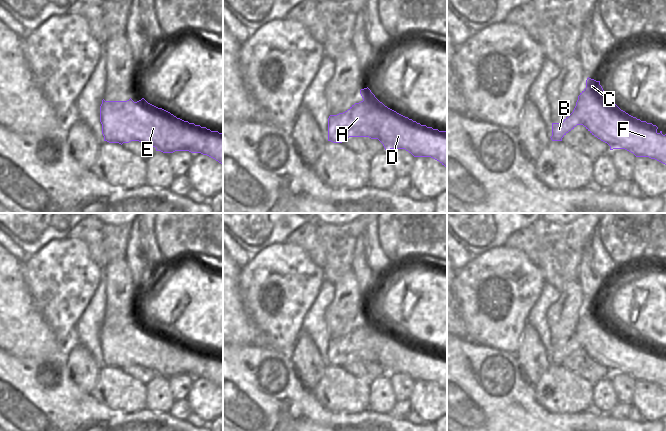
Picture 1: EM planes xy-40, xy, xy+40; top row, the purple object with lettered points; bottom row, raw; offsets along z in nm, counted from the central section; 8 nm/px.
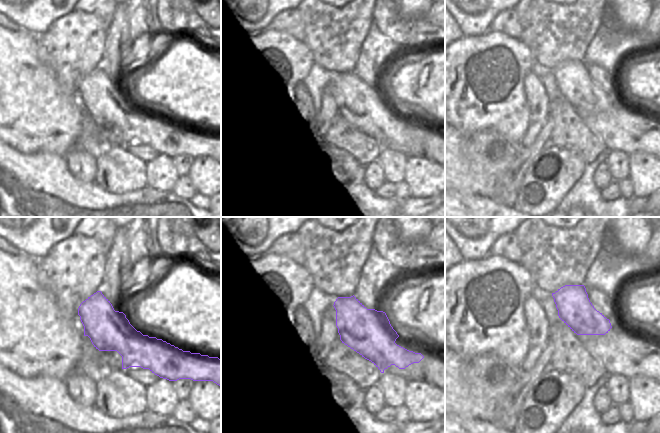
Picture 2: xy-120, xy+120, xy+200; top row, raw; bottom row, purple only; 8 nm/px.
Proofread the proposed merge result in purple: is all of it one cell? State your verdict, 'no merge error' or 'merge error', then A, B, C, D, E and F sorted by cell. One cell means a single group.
merge error; A B E / C D F

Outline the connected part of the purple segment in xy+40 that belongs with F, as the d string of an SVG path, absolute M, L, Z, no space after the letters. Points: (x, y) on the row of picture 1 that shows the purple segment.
M587 78L586 88L578 96L573 113L592 135L607 143L610 150L625 149L636 157L649 157L666 165L666 134L658 133L656 125L621 110L604 92L600 81Z

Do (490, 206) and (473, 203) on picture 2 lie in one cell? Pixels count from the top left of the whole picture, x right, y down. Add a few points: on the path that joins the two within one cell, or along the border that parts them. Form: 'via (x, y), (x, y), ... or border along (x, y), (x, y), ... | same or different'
via (486, 206), (477, 206) | same

